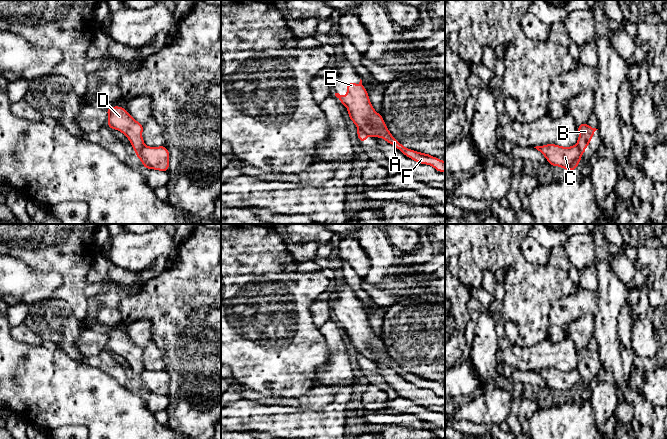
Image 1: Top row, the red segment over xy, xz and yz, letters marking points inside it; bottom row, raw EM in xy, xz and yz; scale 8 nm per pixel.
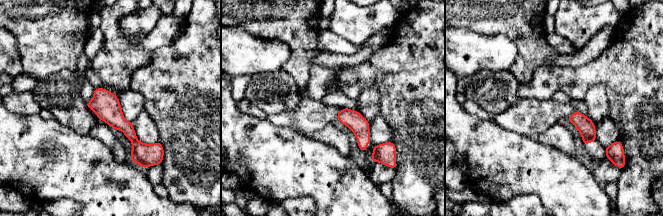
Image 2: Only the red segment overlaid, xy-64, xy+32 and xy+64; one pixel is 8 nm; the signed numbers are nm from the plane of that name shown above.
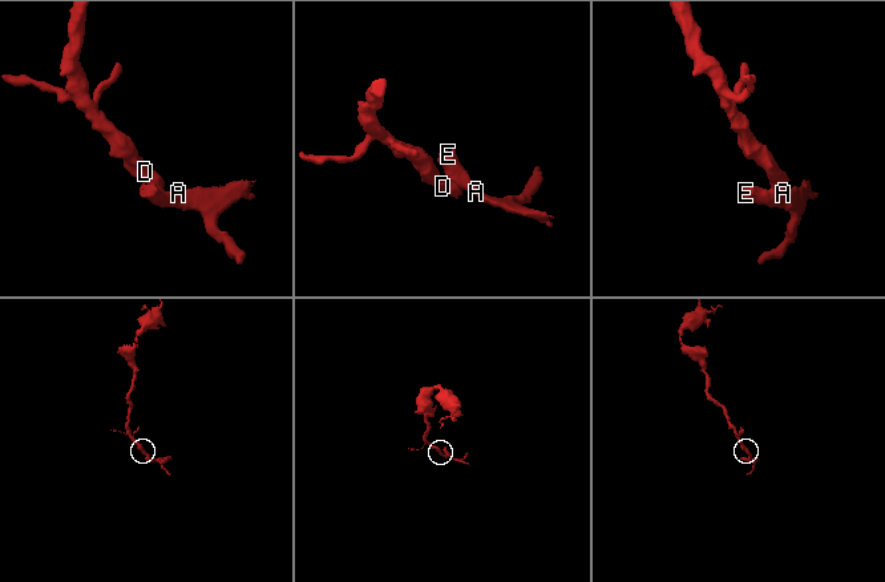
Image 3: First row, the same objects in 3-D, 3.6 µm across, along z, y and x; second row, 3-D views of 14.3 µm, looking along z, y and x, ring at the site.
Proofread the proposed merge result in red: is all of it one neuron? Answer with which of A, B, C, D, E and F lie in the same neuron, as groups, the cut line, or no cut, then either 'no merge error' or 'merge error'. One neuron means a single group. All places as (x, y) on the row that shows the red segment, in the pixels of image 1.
A C E F / B D; cut in xz along (358, 128), (368, 134); merge error

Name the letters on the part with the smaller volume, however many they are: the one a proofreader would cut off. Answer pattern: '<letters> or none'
A, C, E, F

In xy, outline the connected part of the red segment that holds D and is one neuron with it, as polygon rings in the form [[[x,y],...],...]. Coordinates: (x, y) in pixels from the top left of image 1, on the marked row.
[[[114,106],[105,110],[109,115],[107,126],[122,132],[129,139],[135,153],[146,146],[142,138],[143,124],[137,122],[126,109]]]

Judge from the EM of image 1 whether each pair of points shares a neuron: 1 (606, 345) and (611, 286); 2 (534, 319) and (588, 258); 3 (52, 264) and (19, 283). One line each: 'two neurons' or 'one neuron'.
1: one neuron
2: two neurons
3: two neurons

